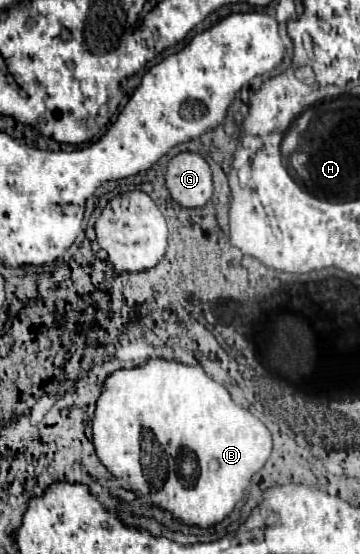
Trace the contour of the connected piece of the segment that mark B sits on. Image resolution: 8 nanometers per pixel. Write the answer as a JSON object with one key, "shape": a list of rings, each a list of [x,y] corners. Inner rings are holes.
{"shape":[[[150,359],[142,367],[120,369],[116,373],[112,373],[106,379],[102,397],[98,399],[92,423],[94,423],[94,447],[96,447],[96,455],[102,461],[102,465],[112,473],[114,479],[126,481],[128,487],[134,491],[136,497],[148,499],[154,507],[158,507],[162,511],[168,511],[176,521],[180,521],[180,523],[184,523],[188,527],[200,527],[200,529],[210,529],[210,527],[218,525],[218,523],[222,523],[234,511],[234,507],[244,497],[244,489],[250,487],[252,477],[264,467],[264,463],[268,461],[270,451],[272,451],[270,431],[250,411],[246,411],[240,405],[236,405],[224,385],[216,383],[214,379],[210,379],[204,373],[204,369],[198,367],[198,365],[184,365],[184,363],[176,363],[176,361],[164,361],[164,359]]]}

